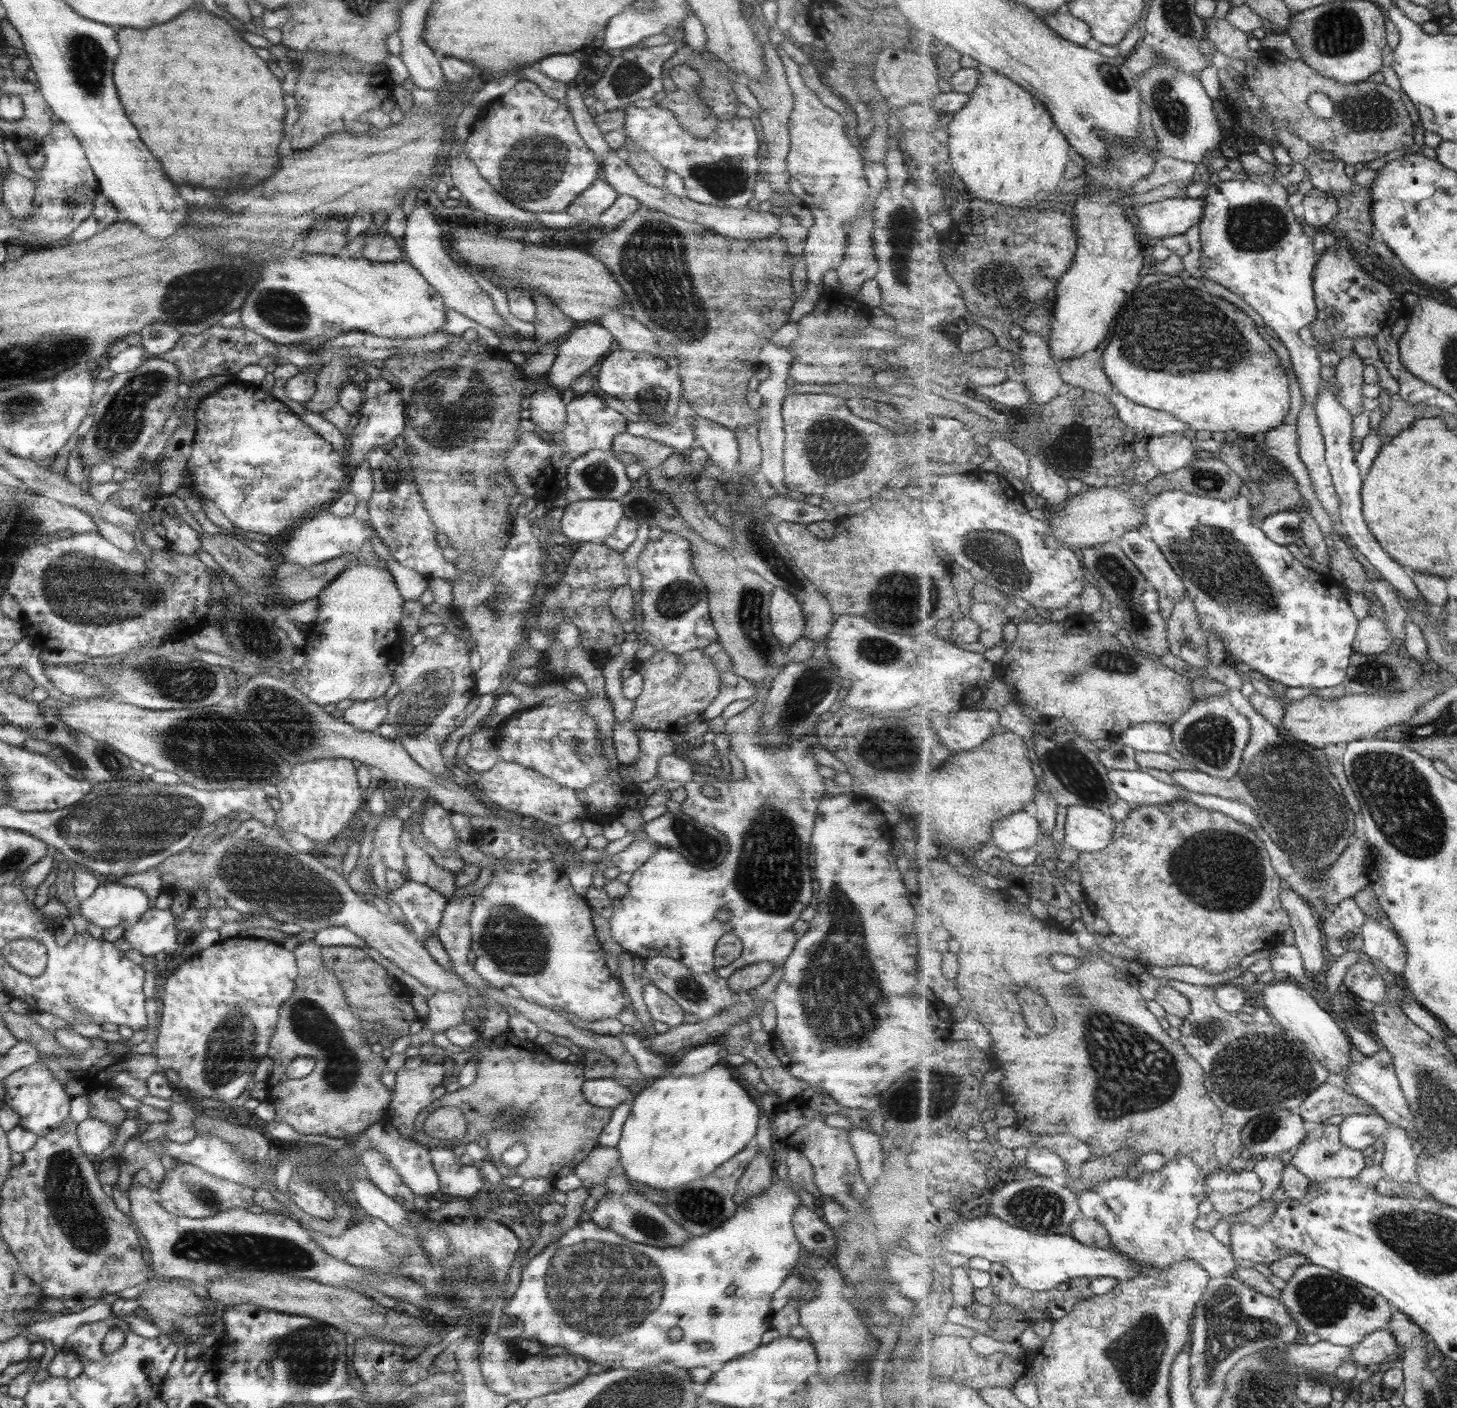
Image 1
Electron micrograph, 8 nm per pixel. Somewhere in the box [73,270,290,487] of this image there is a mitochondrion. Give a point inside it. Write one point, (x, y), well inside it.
(120, 425)

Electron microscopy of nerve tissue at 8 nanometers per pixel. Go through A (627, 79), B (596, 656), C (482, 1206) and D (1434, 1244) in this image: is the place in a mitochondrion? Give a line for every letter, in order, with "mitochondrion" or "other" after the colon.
A: mitochondrion
B: other
C: other
D: mitochondrion

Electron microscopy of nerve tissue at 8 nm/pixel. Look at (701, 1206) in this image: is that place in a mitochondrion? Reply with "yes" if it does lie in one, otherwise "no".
yes

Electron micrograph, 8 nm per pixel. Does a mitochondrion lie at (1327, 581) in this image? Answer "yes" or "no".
no

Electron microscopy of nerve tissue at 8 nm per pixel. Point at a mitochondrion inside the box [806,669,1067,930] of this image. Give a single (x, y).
(878, 750)

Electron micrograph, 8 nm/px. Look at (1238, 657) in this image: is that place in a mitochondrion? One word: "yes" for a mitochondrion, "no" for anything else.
no

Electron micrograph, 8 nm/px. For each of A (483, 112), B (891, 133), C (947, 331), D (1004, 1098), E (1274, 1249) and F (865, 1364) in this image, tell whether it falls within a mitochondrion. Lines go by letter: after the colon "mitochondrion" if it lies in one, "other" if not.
A: other
B: other
C: other
D: other
E: other
F: other

